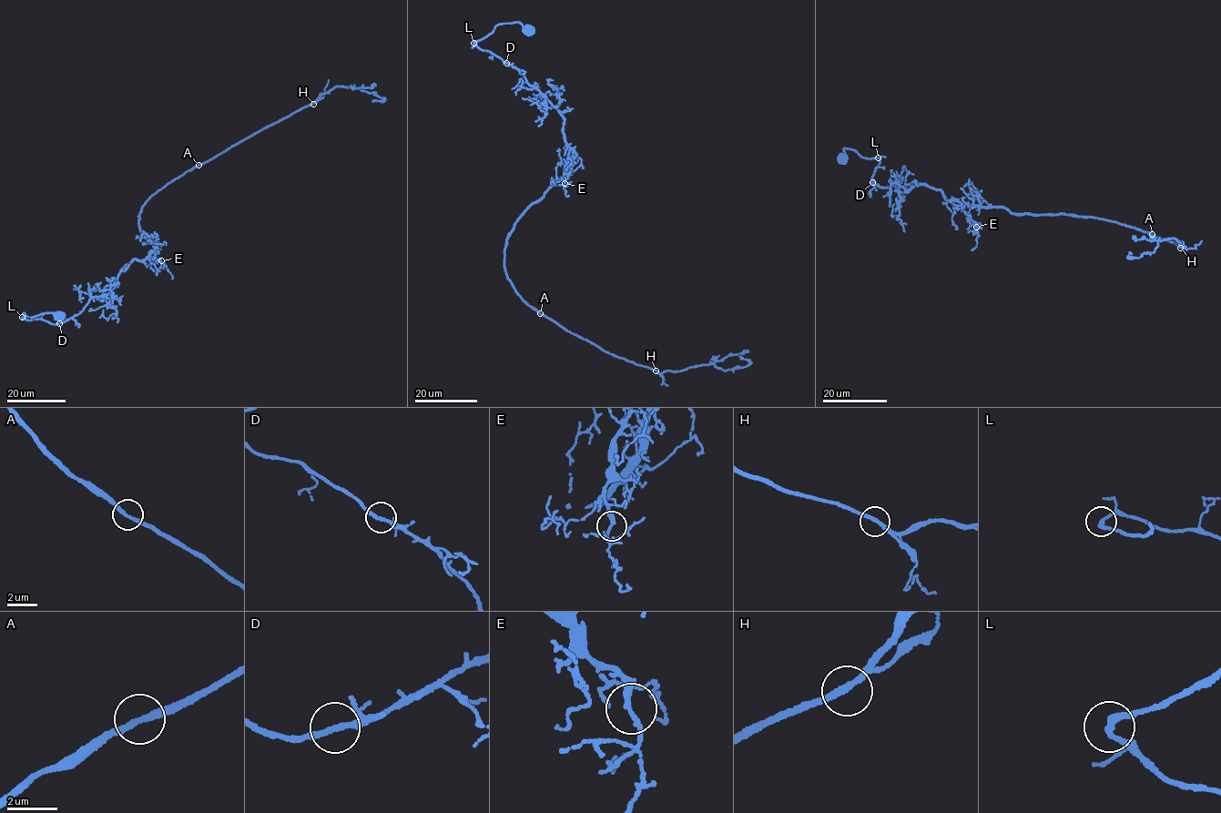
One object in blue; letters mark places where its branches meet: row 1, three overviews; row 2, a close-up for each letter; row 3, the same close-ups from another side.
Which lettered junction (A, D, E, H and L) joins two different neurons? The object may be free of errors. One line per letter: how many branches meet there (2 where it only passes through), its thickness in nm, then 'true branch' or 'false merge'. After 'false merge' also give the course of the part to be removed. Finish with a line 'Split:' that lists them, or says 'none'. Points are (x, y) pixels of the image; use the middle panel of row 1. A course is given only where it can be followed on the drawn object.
A: branches 2; calibre 240 nm; true branch
D: branches 2; calibre 220 nm; true branch
E: branches 2; calibre 240 nm; true branch
H: branches 2; calibre 240 nm; true branch
L: branches 2; calibre 240 nm; true branch
Split: none

